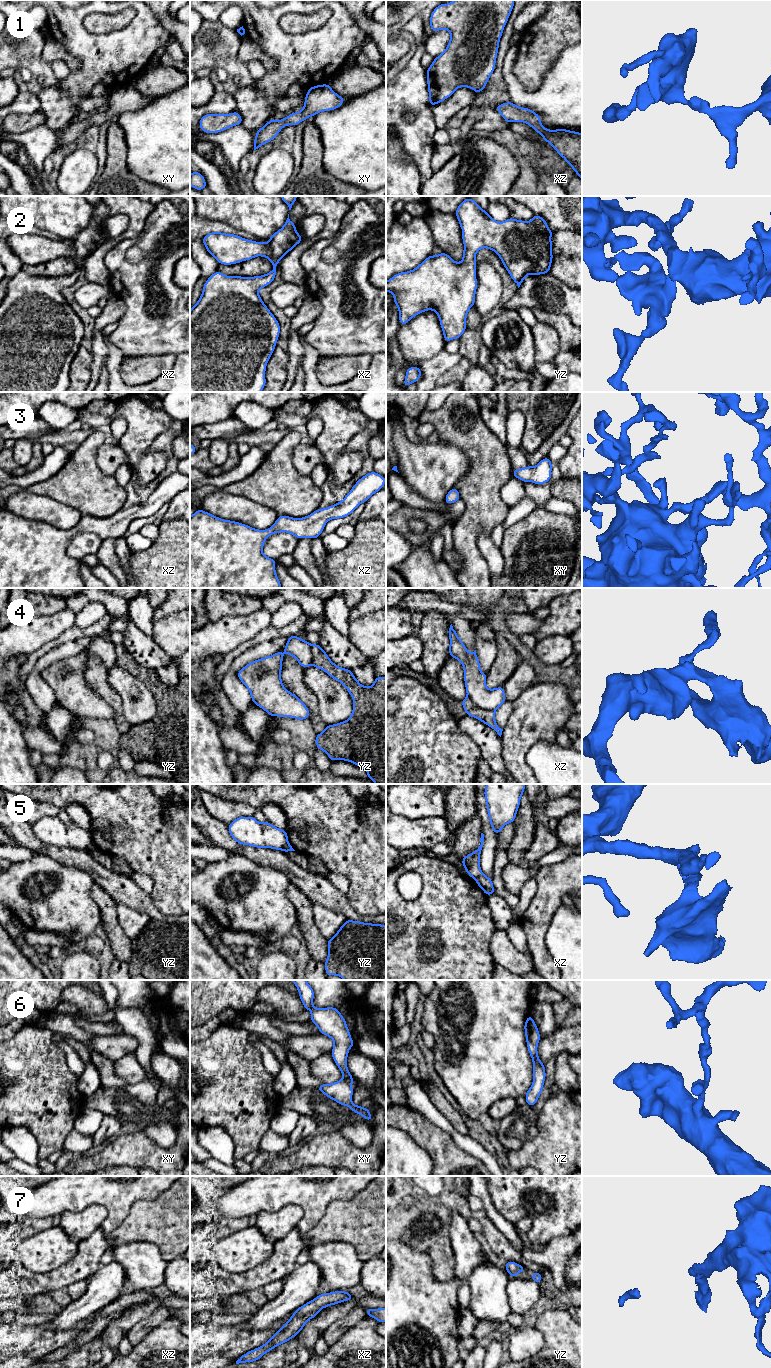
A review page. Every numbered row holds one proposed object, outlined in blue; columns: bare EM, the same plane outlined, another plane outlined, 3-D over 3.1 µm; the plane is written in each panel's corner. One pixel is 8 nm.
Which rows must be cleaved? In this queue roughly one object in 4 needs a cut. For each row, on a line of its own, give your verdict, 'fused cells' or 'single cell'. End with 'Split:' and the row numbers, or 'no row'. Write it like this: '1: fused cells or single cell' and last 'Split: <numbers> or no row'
1: single cell
2: single cell
3: single cell
4: fused cells
5: fused cells
6: single cell
7: single cell
Split: 4, 5

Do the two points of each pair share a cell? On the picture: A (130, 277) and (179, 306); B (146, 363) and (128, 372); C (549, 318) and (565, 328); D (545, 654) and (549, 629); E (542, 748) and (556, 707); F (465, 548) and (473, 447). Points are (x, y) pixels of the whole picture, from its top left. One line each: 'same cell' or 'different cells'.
A: same cell
B: same cell
C: same cell
D: different cells
E: different cells
F: same cell

